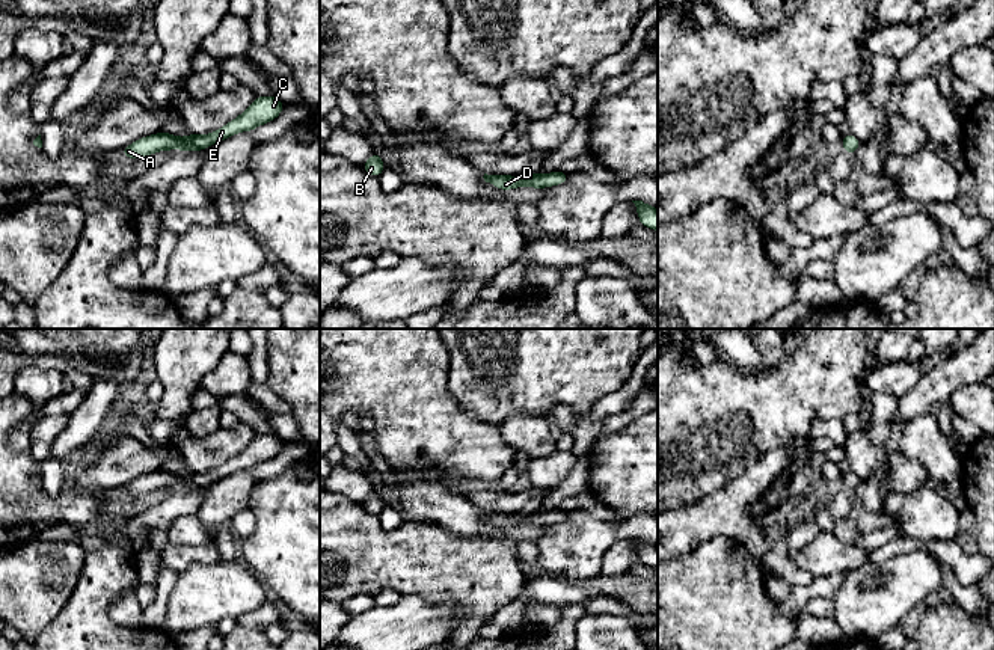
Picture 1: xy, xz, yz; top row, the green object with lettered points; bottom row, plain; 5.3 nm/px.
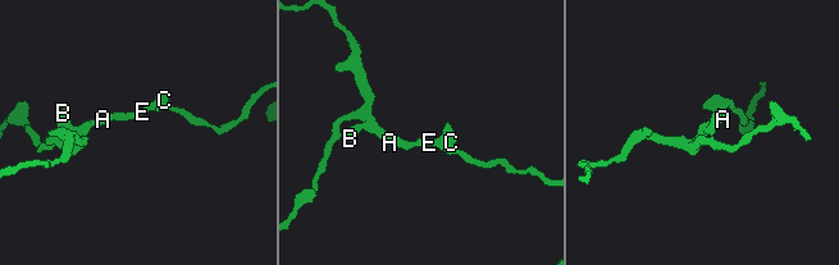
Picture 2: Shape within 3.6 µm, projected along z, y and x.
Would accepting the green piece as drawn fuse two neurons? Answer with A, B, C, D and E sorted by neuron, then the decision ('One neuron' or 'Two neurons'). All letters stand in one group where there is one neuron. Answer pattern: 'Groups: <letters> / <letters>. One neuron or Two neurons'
Groups: A B C D E. One neuron

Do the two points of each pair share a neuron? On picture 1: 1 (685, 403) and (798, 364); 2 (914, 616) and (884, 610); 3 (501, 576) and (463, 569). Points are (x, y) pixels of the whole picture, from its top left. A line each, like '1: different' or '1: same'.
1: same
2: different
3: same

